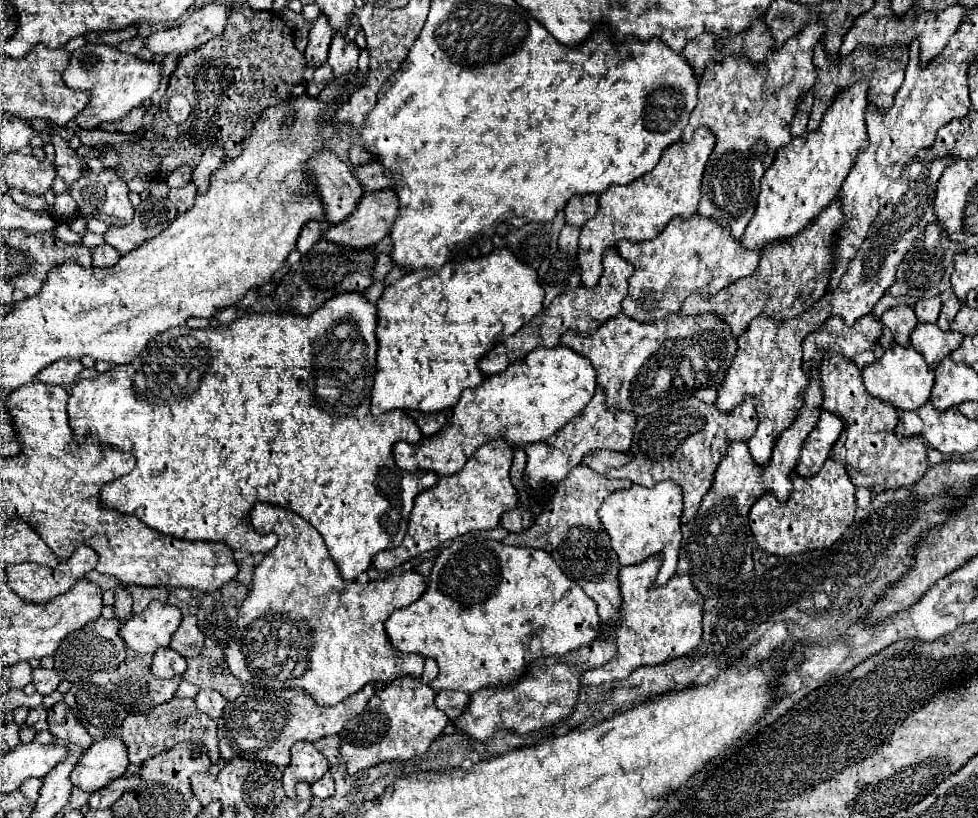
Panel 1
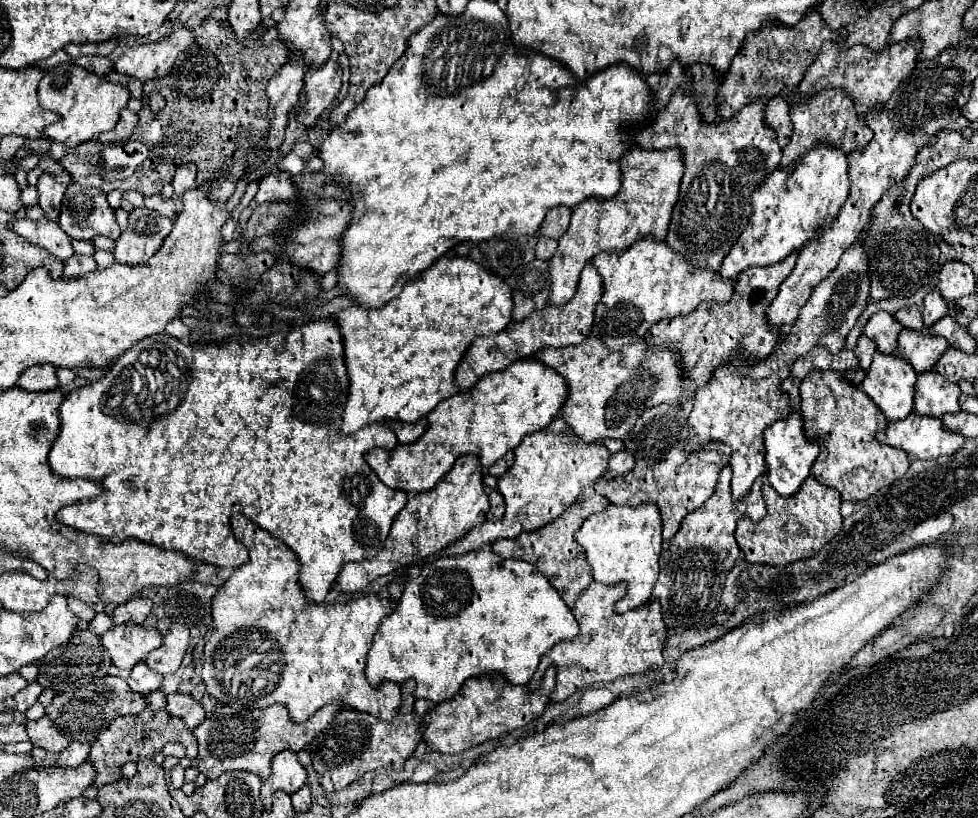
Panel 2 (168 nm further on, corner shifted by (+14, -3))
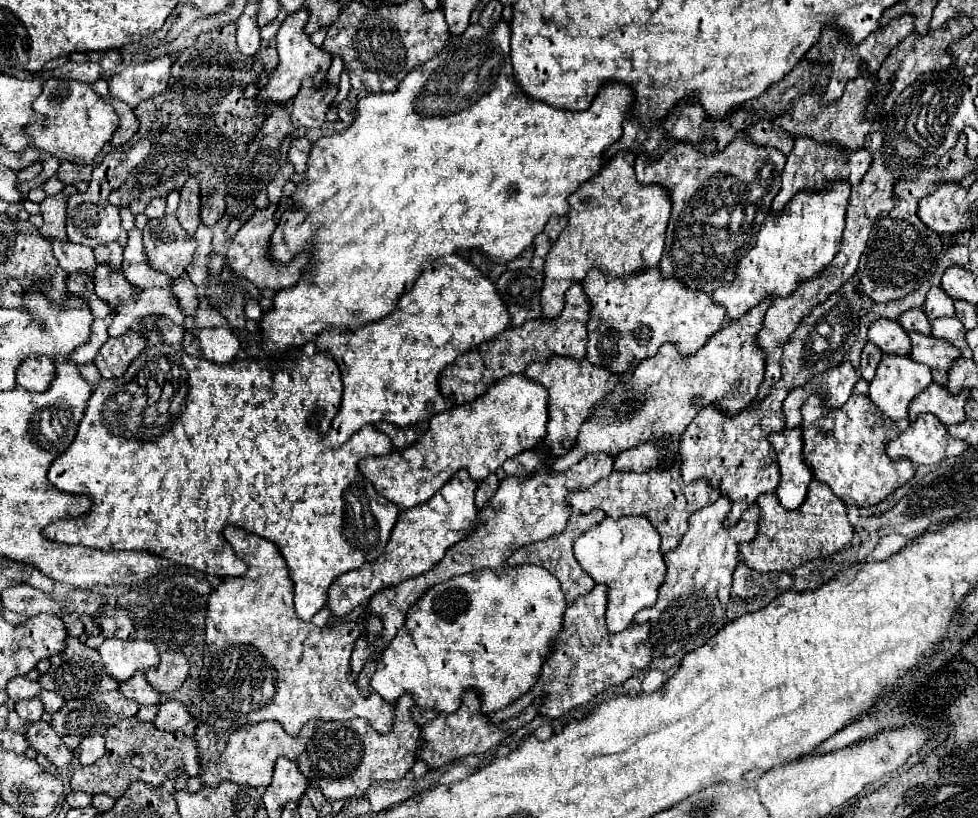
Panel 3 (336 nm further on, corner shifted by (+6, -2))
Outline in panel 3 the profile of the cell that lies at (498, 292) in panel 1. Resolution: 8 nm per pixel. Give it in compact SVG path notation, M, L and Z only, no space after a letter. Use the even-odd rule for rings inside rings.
M447 255L437 259L431 269L427 269L413 283L413 287L399 297L395 309L385 319L355 333L339 333L333 329L321 333L317 337L315 349L333 355L343 381L341 407L331 423L329 435L323 439L323 445L339 447L367 423L387 421L397 427L411 427L415 423L429 421L441 411L451 409L453 403L445 399L441 391L437 391L439 373L447 365L453 365L463 353L477 351L483 343L493 341L507 327L509 315L505 315L505 307L501 307L501 299L497 299L493 283L459 255Z

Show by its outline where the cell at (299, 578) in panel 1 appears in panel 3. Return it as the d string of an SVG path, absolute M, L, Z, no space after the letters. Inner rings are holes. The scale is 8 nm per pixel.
M225 527L223 537L229 541L235 555L247 563L247 573L239 579L223 579L223 583L209 595L207 601L199 687L205 703L209 703L211 713L221 719L231 719L239 727L267 719L277 721L289 735L297 735L301 725L309 719L341 721L355 717L367 719L369 725L381 735L389 733L393 725L395 703L385 703L381 695L377 695L377 691L373 691L369 685L377 663L373 661L365 665L365 669L358 675L356 685L351 679L349 665L357 637L367 629L369 641L373 641L381 633L381 621L377 617L367 617L359 623L335 623L333 627L319 629L313 623L297 619L293 607L293 581L289 579L289 569L285 567L285 559L281 559L277 547L267 539L261 539L237 527Z

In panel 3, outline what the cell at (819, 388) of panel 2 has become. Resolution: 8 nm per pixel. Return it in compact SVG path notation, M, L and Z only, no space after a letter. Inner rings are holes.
M853 393L839 409L827 409L823 407L819 395L811 395L801 407L801 413L803 461L809 465L813 477L827 483L845 505L877 505L913 477L915 471L909 461L893 463L885 453L885 445L901 431L893 419L889 419L883 411L877 411L867 395Z

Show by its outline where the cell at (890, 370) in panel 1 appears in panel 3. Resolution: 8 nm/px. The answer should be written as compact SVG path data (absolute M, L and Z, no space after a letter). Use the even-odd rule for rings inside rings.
M885 355L877 367L877 373L873 381L869 383L869 399L883 411L887 413L893 421L903 421L907 419L907 407L913 401L915 395L919 395L929 383L931 383L931 371L923 363L913 361L911 357L901 357L901 355Z

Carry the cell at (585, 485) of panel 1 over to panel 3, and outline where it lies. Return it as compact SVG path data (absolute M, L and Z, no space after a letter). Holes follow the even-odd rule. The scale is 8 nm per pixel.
M591 511L589 515L575 515L575 513L573 513L571 519L569 519L569 523L567 523L567 527L565 527L565 531L563 531L561 535L555 535L555 537L549 537L549 539L545 539L545 541L537 541L537 543L529 543L529 545L525 545L525 547L519 547L519 549L509 557L507 565L519 567L519 565L531 563L531 565L541 565L543 569L551 571L551 573L559 579L559 583L561 583L561 591L565 593L567 605L571 605L579 595L587 595L587 593L595 587L593 579L589 579L589 575L585 575L585 571L581 571L579 563L575 561L573 541L575 541L581 533L585 533L589 527L601 523L603 519L605 519L605 513L603 513L603 511Z

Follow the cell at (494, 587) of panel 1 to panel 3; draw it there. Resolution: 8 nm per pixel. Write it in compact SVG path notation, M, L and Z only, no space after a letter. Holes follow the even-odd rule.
M501 565L497 571L485 569L447 579L445 583L429 589L427 595L423 595L409 609L405 625L391 639L377 663L375 675L371 677L371 687L387 703L393 703L401 695L409 693L415 705L435 709L439 713L457 711L463 691L473 689L479 693L483 703L481 711L489 715L507 707L537 683L551 641L561 631L565 609L567 603L559 589L557 577L539 565Z

